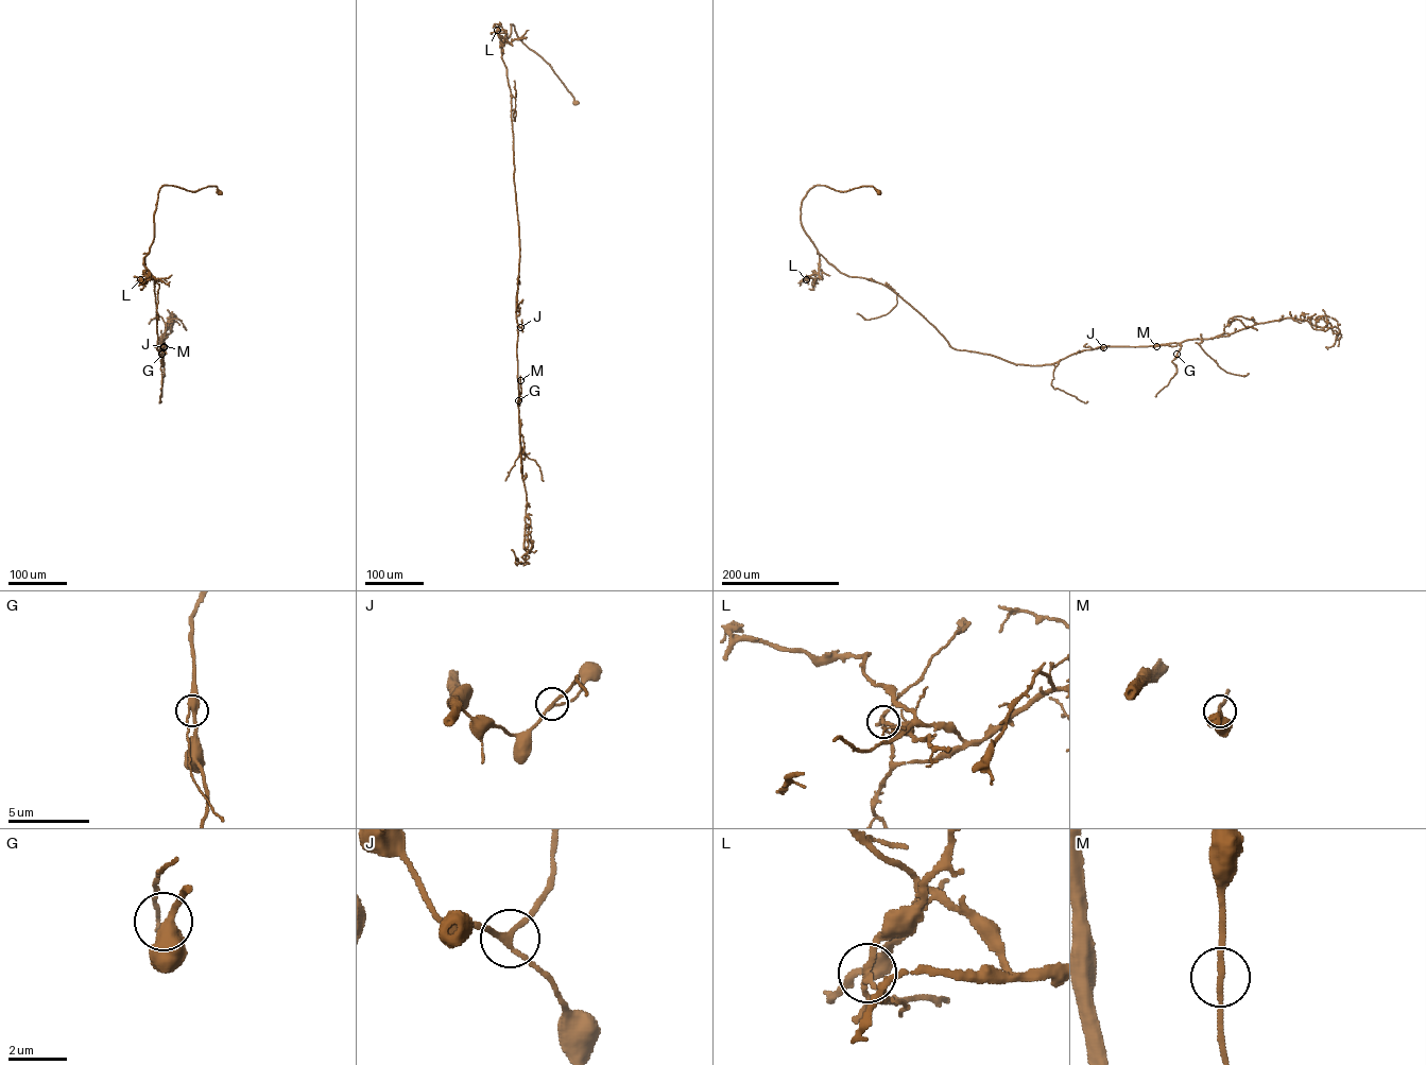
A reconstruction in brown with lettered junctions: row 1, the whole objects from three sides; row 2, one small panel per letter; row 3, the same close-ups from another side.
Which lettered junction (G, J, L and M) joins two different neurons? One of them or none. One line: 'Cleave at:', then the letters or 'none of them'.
Cleave at: none of them

